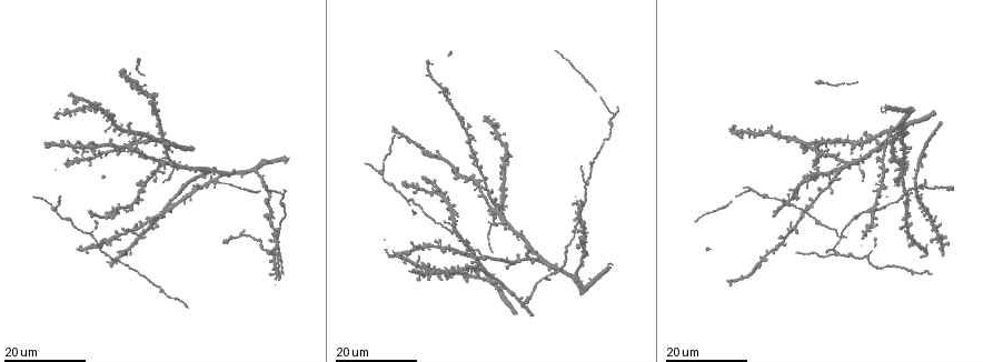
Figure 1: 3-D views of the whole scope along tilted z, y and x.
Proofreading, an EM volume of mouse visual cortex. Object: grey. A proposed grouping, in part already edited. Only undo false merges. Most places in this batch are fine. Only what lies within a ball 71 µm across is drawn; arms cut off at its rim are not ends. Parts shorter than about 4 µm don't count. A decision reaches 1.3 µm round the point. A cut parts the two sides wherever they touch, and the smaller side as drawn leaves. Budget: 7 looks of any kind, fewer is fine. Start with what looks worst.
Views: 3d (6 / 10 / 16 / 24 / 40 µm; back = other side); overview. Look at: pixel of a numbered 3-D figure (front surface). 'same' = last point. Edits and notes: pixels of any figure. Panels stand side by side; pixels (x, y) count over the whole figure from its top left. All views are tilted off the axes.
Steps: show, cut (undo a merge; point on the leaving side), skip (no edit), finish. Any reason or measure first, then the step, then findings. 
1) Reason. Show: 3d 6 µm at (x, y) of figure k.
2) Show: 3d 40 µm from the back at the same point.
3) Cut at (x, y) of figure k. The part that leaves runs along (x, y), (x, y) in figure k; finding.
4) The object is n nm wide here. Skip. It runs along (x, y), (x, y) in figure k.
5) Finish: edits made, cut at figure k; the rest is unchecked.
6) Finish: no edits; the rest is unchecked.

Thin arm on a thick one. Show: 3d 16 µm at (384, 170) of figure 1.

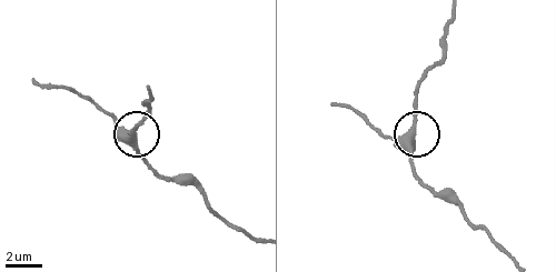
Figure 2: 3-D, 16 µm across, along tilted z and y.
Show: 3d 6 µm at (406, 137) of figure 2.

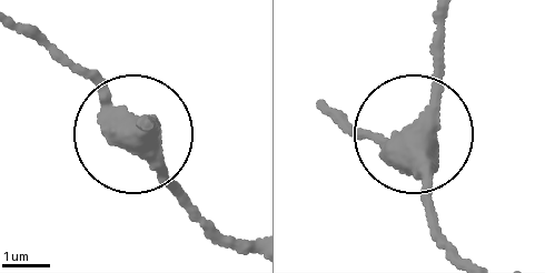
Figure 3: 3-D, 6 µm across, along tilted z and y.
The side arm is 6 µm long. Skip. It runs along (241, 248), (39, 30) in figure 3; all the same neuron.

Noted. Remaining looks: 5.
Looks like a crossing. Show: 3d 16 µm at (436, 191) of figure 1.

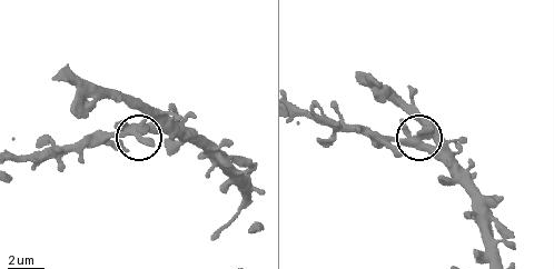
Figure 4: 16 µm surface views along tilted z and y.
Closer look. Show: 3d 6 µm at (415, 140) of figure 4.

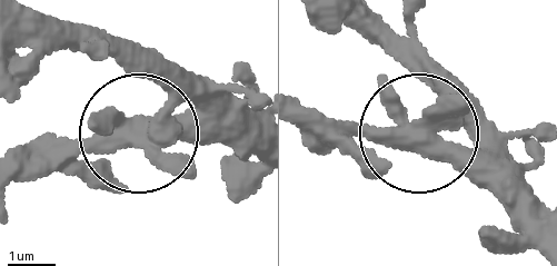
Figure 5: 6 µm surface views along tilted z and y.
Skip. Continuous, no second neuron.

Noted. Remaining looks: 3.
Show: 3d 24 µm at (502, 224) of figure 1.

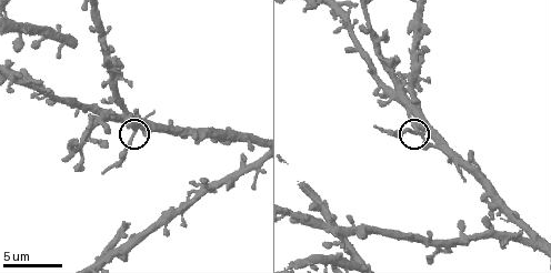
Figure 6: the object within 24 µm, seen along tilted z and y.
Show: 3d 10 µm at (414, 129) of figure 6.

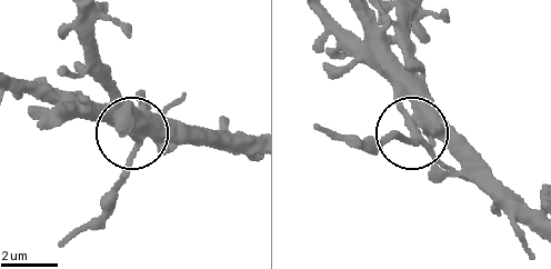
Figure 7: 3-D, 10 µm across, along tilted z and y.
The object is 380 nm wide here. Cut at (123, 169) of figure 7. The part that leaves runs along (413, 128), (406, 139), (379, 142), (319, 125) in figure 7; two neurons meet here.

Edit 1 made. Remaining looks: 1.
Finish: edits made, cut at figure 7; the rest is unchecked.

